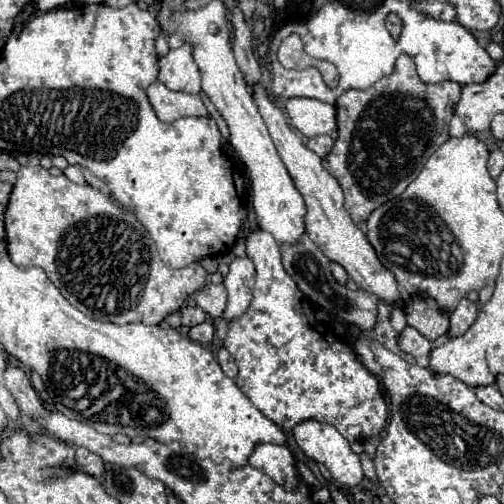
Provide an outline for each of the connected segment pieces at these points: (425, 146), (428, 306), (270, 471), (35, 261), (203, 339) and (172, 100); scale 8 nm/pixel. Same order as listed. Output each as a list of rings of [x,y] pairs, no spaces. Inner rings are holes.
[[[402,54],[396,60],[396,70],[372,84],[368,90],[346,90],[336,100],[336,116],[338,116],[338,138],[330,150],[330,154],[322,160],[322,166],[338,180],[344,190],[344,208],[348,210],[354,224],[364,222],[370,212],[388,200],[396,198],[398,192],[404,192],[406,186],[420,174],[428,156],[436,152],[450,138],[448,122],[454,116],[456,100],[460,100],[460,86],[456,82],[440,82],[440,84],[424,84],[416,74],[416,66],[410,56]]]
[[[414,292],[406,304],[402,304],[406,324],[416,328],[426,340],[436,340],[448,334],[450,314],[434,298],[424,292]]]
[[[272,442],[256,444],[248,462],[250,466],[266,472],[274,482],[282,484],[286,490],[294,490],[298,484],[294,456],[286,446]]]
[[[42,166],[18,170],[4,224],[10,260],[18,268],[42,268],[60,294],[92,320],[162,324],[208,278],[200,264],[168,268],[132,212],[116,206],[98,188],[78,186],[64,174],[52,176]]]
[[[206,320],[204,324],[198,324],[198,326],[190,328],[190,338],[194,342],[198,342],[198,344],[210,344],[212,336],[214,336],[214,326],[212,326],[210,320]]]
[[[154,82],[148,88],[148,98],[150,98],[150,104],[152,104],[156,116],[162,122],[174,122],[184,116],[192,116],[192,118],[208,116],[208,110],[198,94],[172,92],[160,82]]]

